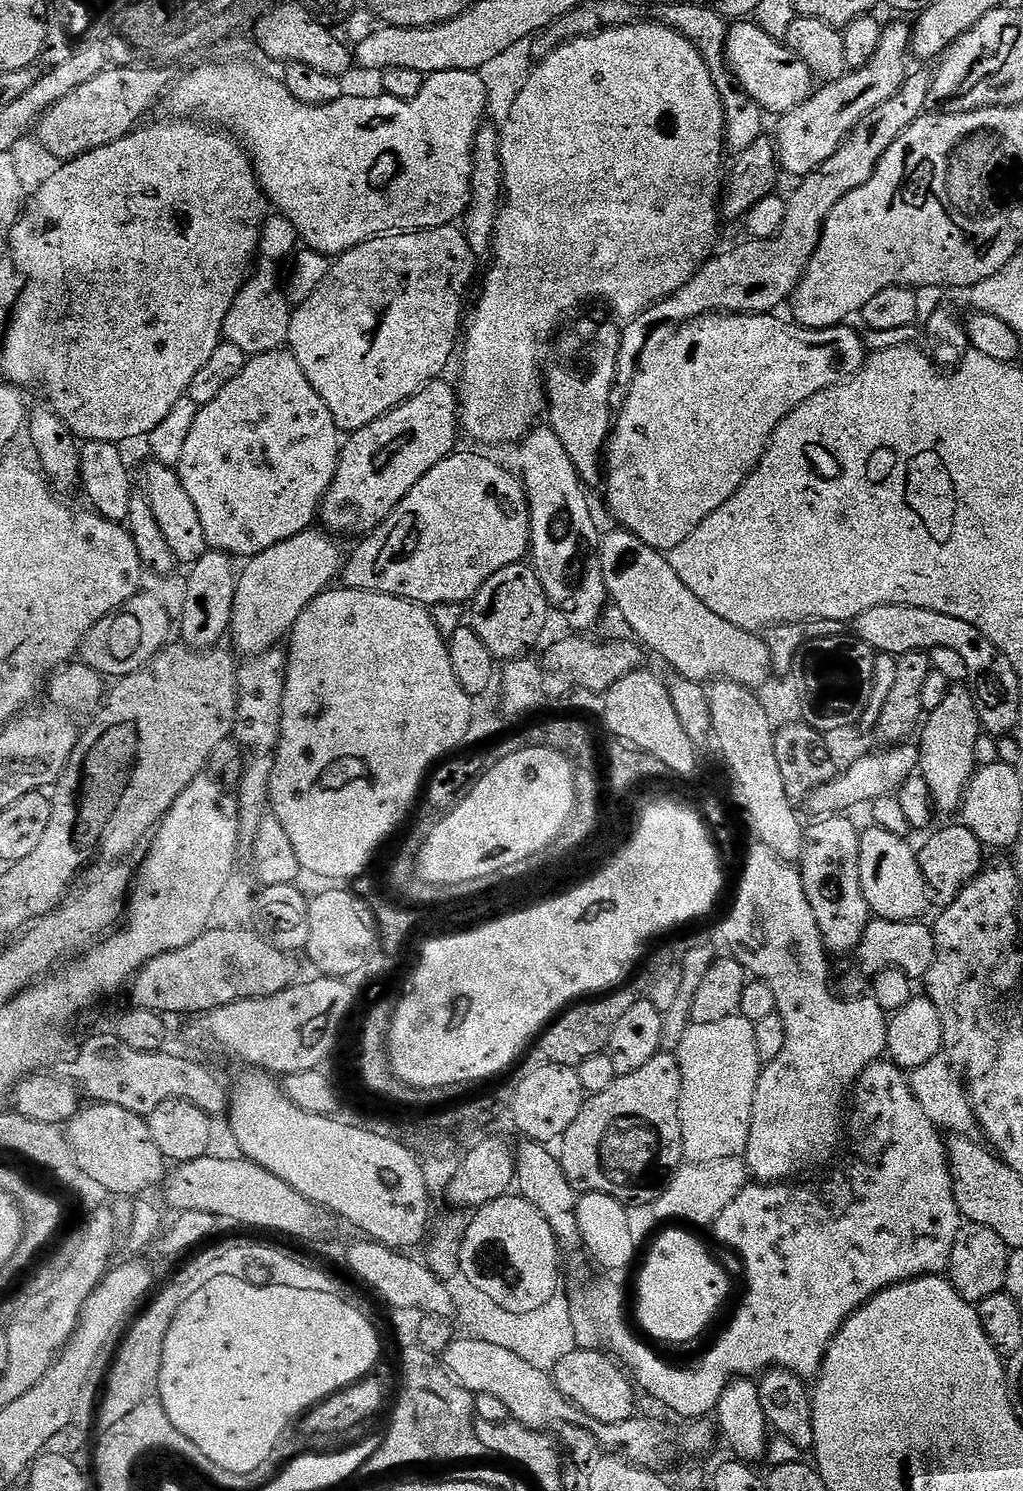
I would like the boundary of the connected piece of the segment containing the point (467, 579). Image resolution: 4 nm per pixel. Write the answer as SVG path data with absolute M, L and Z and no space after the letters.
M453 451L434 470L430 470L420 479L418 486L398 502L398 506L381 522L380 527L367 533L359 541L360 545L352 552L352 557L345 559L342 564L342 584L345 588L357 588L367 592L381 592L391 596L400 596L404 600L412 600L416 604L431 606L438 602L454 602L467 605L478 594L480 587L498 570L511 564L519 564L529 555L532 542L530 530L530 514L528 513L528 496L524 493L524 482L515 471L507 472L500 464L495 464L488 456L479 456L476 452Z

